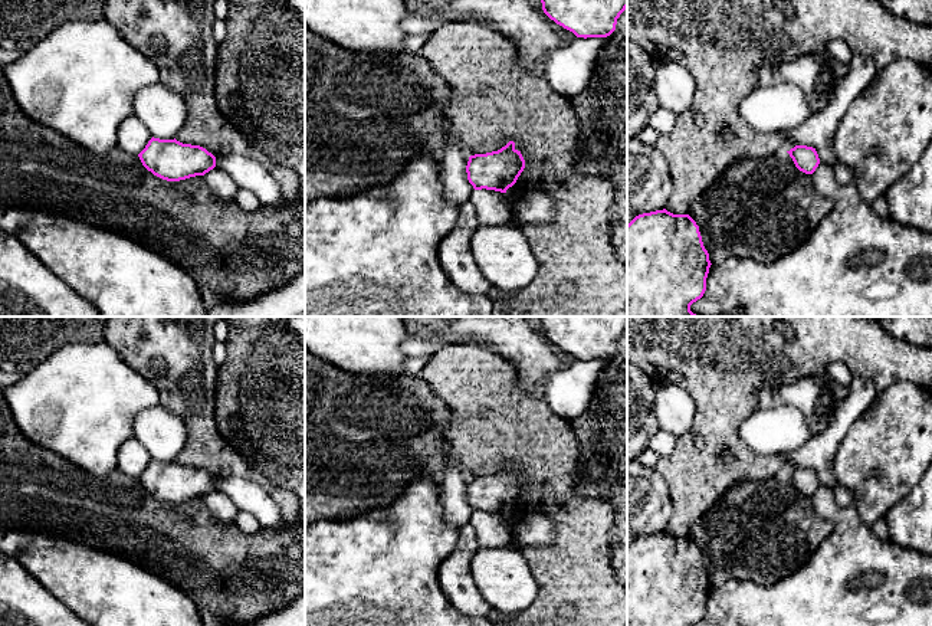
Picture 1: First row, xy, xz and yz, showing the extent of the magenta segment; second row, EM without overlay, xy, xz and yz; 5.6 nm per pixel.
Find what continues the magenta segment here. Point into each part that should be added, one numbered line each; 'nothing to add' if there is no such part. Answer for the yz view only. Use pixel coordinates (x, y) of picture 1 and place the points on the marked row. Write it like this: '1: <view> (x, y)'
nothing to add

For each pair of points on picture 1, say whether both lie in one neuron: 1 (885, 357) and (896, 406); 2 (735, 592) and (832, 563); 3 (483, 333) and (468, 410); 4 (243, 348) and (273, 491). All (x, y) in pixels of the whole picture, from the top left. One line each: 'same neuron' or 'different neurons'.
1: different neurons
2: same neuron
3: different neurons
4: different neurons

